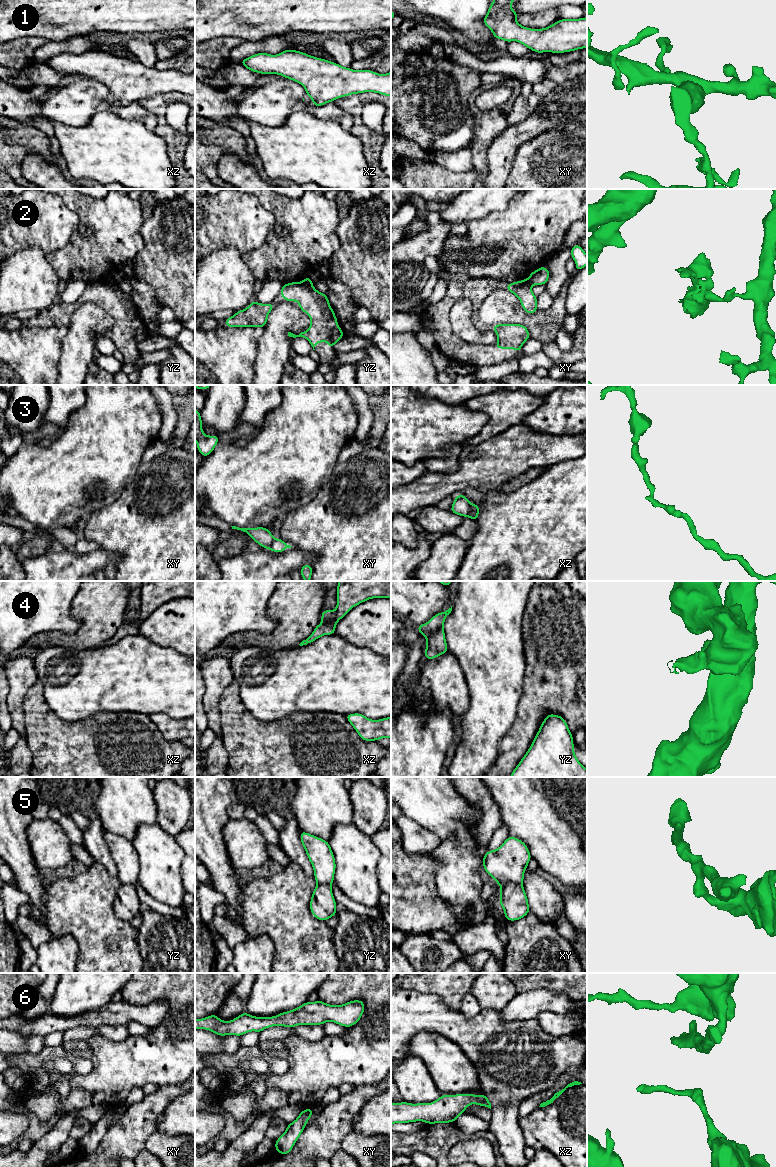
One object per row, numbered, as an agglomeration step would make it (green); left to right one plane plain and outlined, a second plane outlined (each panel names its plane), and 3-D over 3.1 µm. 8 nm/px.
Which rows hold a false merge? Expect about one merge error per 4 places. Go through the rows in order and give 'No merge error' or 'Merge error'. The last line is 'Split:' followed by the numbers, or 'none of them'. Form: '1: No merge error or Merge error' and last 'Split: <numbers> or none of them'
1: No merge error
2: Merge error
3: Merge error
4: Merge error
5: Merge error
6: No merge error
Split: 2, 3, 4, 5

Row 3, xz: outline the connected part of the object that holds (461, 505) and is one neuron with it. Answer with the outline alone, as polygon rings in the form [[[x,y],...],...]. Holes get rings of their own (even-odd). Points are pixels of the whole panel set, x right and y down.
[[[458,494],[455,496],[450,511],[455,515],[460,515],[466,518],[469,516],[470,505],[471,503],[465,495]]]

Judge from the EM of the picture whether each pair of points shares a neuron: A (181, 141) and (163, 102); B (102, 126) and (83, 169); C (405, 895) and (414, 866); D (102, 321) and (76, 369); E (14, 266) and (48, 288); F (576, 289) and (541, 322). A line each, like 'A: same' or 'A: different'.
A: same
B: same
C: same
D: same
E: same
F: different

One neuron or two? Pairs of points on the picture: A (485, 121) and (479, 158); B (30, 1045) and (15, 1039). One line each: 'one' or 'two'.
A: one
B: one

